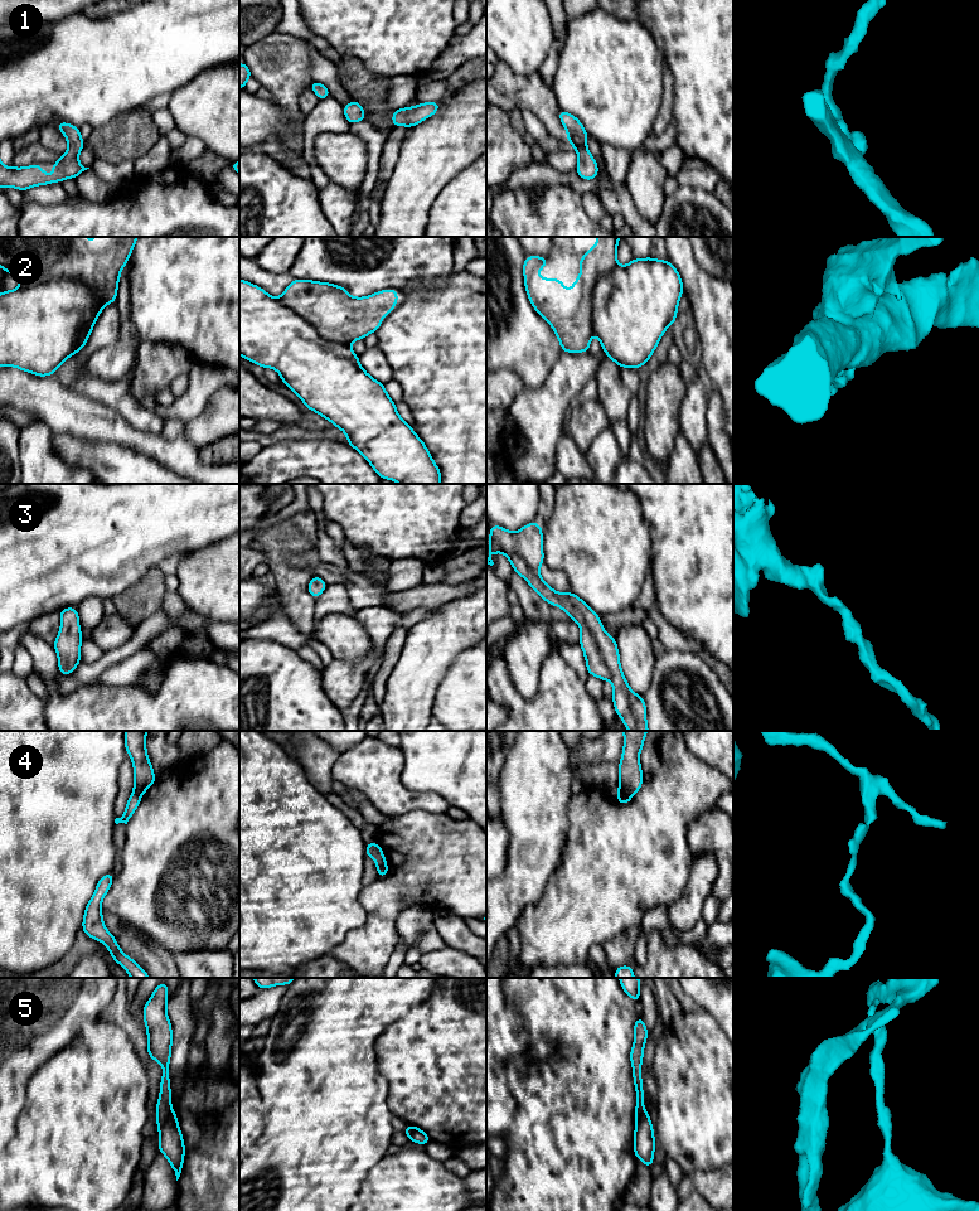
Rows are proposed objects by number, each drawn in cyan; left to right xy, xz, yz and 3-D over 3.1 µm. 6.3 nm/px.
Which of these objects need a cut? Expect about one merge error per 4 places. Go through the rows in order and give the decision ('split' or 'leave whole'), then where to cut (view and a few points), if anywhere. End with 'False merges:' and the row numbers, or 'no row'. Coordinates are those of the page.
1: leave whole | no cut
2: split | xy (22, 285), (58, 279), (82, 282), (96, 301), (97, 316)
3: leave whole | no cut
4: split | yz (618, 792), (630, 795)
5: split | xy (173, 1112), (159, 1127)
False merges: 2, 4, 5

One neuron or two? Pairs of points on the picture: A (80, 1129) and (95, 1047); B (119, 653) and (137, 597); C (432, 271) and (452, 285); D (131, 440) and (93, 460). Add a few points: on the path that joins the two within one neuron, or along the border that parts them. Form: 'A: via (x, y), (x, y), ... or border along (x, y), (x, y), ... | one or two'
A: via (86, 1109), (95, 1091), (95, 1067) | one
B: border along (160, 610), (156, 610), (135, 628) | two
C: border along (452, 271), (437, 286), (415, 279) | two
D: border along (93, 440), (120, 442), (150, 456) | two

